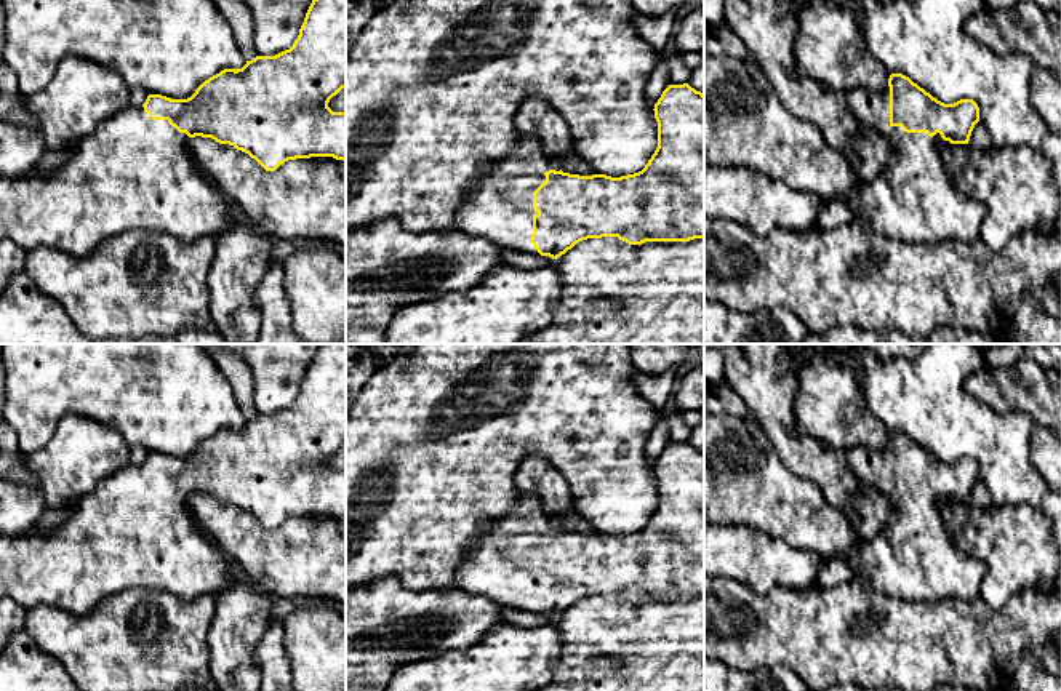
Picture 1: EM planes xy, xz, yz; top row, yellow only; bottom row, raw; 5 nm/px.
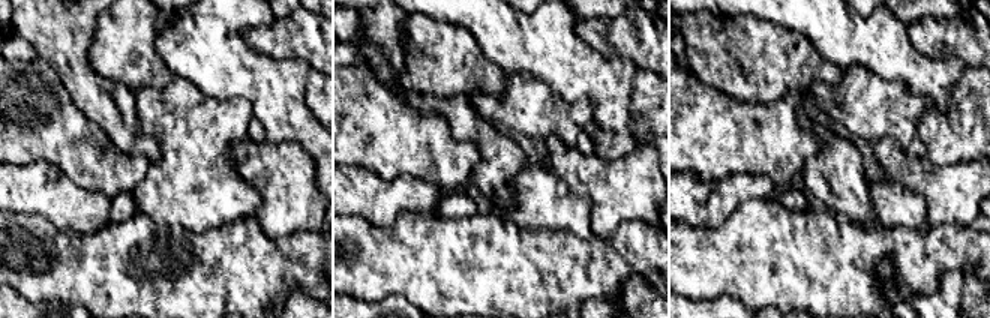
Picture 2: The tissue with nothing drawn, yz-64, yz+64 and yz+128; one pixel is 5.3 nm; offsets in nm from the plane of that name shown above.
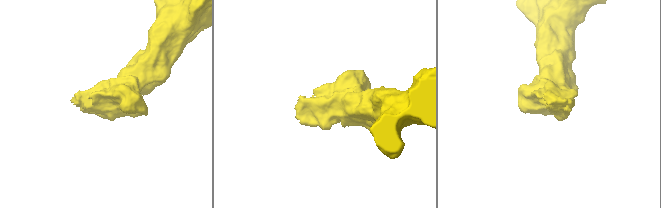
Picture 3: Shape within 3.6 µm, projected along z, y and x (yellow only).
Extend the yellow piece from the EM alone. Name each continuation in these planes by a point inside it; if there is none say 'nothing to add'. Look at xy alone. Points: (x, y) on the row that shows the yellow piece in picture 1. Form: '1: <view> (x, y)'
1: xy (132, 171)

